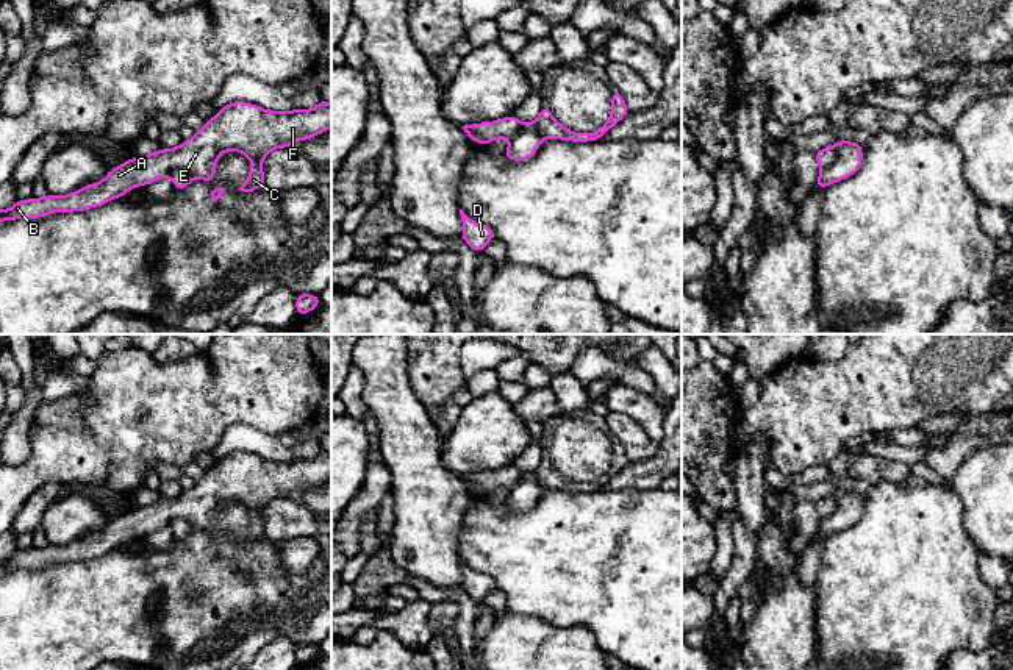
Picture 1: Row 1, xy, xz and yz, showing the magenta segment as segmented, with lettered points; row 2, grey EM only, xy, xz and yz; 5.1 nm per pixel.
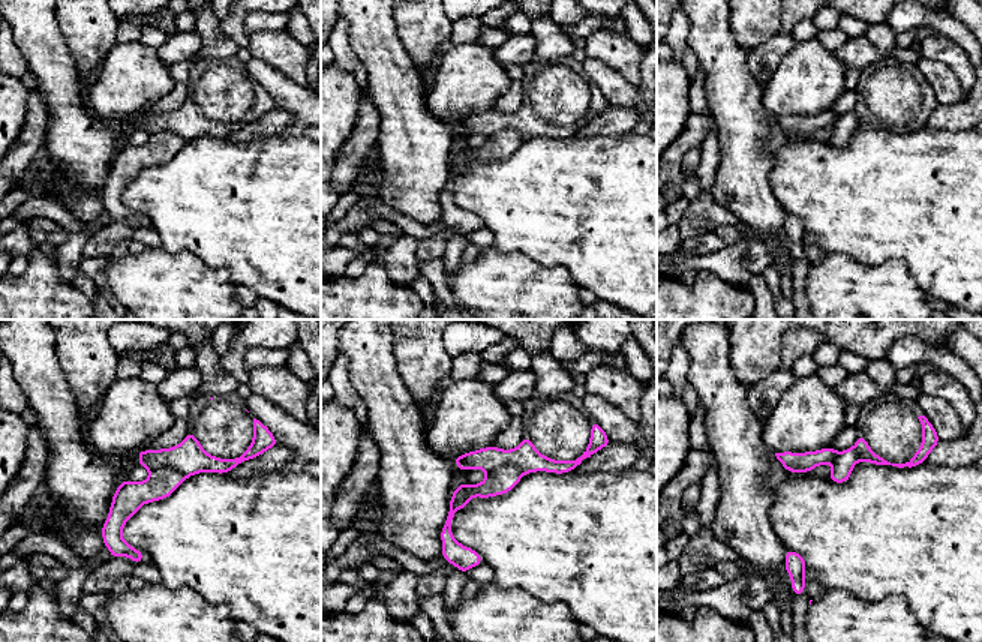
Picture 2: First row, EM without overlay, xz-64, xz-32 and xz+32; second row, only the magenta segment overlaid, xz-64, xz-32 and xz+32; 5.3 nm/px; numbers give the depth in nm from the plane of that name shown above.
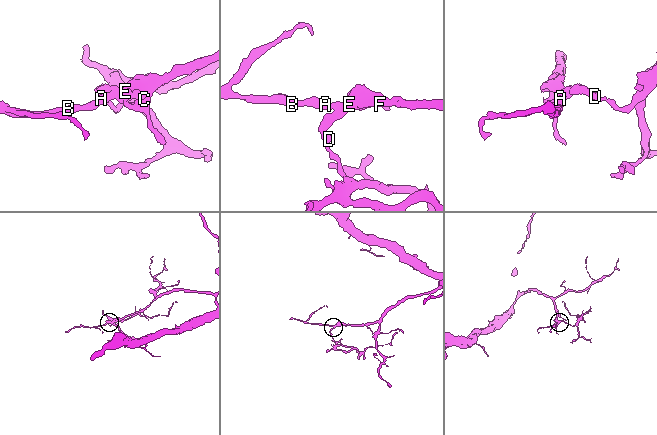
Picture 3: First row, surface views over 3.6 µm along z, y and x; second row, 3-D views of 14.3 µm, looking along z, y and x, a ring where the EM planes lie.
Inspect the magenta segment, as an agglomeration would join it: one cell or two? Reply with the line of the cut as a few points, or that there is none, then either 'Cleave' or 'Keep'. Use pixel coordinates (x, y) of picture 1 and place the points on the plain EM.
Split along yz (835, 495), (835, 509), (821, 519). Cleave

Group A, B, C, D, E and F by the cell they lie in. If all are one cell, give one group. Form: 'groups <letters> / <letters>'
groups A B C E F / D

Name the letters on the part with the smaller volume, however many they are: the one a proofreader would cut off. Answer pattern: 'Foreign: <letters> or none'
Foreign: D

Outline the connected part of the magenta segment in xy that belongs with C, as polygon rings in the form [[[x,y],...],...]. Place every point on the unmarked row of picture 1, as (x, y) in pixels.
[[[320,450],[316,458],[270,461],[247,451],[233,451],[222,456],[213,469],[195,481],[189,490],[183,490],[175,498],[161,498],[141,508],[130,508],[120,515],[111,519],[106,526],[97,533],[91,533],[67,545],[45,545],[42,548],[31,547],[28,550],[17,550],[9,559],[0,559],[0,573],[3,570],[17,568],[41,568],[55,562],[75,562],[103,556],[114,548],[123,547],[128,540],[149,536],[153,531],[169,526],[169,523],[180,517],[188,520],[194,529],[213,533],[216,520],[214,515],[222,503],[239,501],[252,511],[252,517],[245,533],[239,537],[242,542],[253,542],[264,537],[263,509],[275,498],[289,498],[295,490],[308,490],[319,483],[331,478],[331,453]]]

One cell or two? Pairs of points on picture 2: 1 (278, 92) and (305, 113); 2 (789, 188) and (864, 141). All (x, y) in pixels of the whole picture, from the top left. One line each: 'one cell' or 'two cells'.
1: one cell
2: one cell

